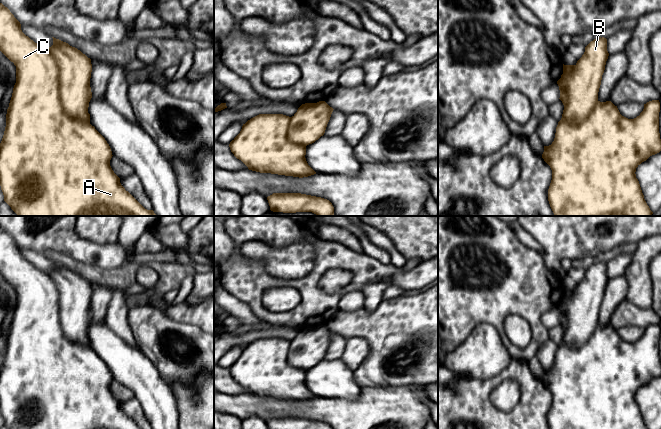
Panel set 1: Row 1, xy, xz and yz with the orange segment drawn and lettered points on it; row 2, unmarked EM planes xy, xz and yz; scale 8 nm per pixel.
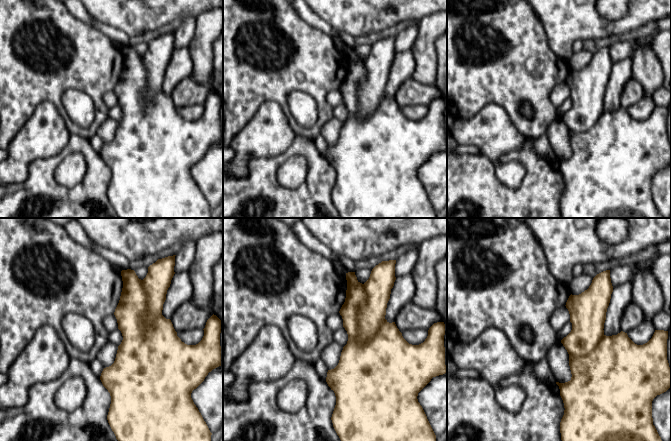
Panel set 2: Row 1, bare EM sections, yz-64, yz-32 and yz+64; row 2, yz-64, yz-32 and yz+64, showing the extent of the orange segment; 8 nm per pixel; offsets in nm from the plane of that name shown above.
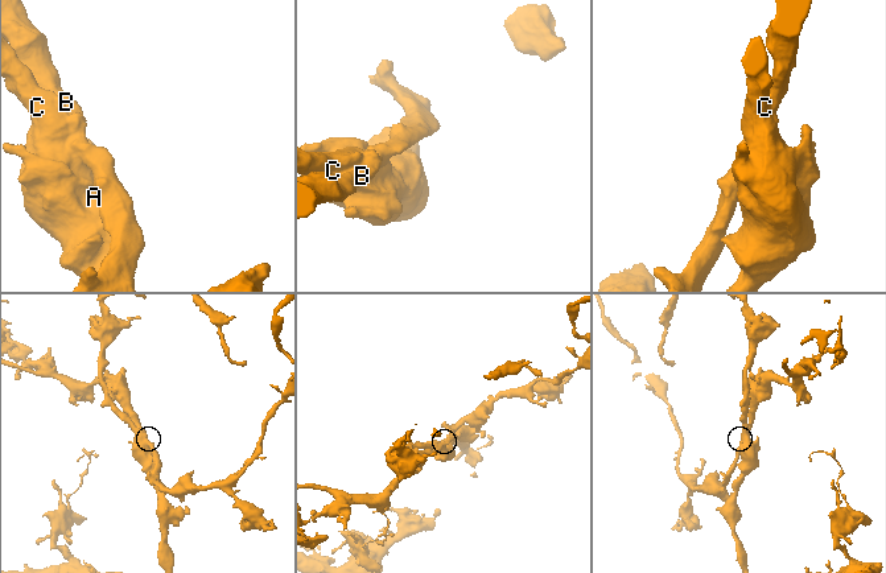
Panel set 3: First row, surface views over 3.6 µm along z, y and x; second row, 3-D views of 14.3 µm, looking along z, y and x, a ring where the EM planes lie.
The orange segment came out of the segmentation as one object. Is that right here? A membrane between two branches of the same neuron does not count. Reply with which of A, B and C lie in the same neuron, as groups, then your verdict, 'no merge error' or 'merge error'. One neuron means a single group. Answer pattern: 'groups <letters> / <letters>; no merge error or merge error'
groups A C / B; merge error

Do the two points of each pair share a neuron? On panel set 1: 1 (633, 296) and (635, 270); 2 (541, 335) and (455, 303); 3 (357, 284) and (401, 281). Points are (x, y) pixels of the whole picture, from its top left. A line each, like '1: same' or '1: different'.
1: same
2: same
3: same

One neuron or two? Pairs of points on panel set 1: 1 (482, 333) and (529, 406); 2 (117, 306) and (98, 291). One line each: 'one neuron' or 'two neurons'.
1: two neurons
2: two neurons

